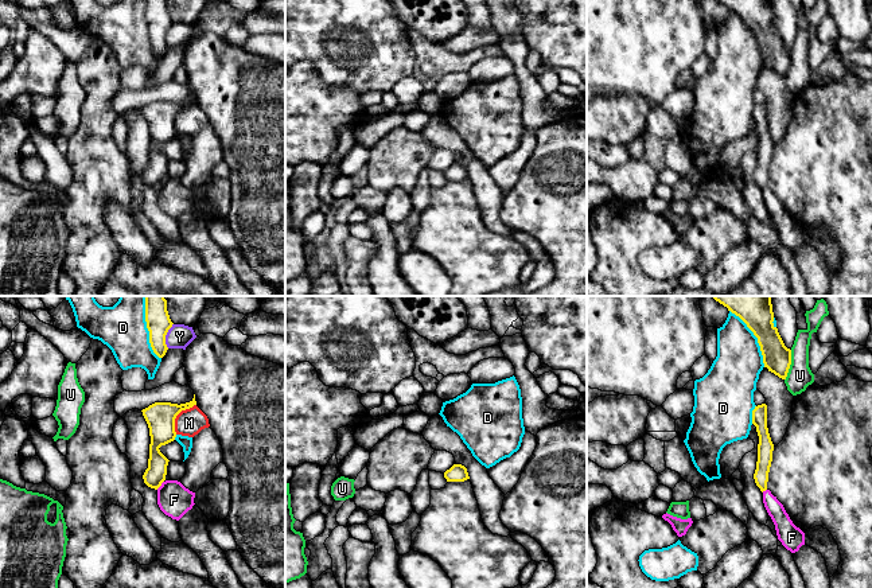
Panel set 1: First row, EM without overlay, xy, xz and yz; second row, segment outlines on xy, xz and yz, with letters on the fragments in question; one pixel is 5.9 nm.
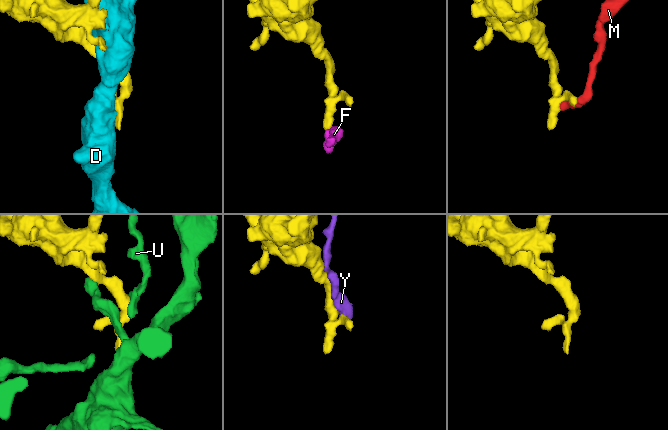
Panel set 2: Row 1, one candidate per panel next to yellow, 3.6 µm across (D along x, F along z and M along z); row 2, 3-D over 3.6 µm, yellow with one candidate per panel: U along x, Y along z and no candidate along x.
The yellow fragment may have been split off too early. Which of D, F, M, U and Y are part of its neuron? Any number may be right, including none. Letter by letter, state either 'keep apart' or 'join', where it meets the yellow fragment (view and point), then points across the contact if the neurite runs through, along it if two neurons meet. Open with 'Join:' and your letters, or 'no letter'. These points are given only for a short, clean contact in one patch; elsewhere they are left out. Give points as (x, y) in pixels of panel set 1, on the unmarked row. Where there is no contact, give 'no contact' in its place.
Join: F
D: keep apart; contact yz (756, 35)
F: join; contact xy (160, 183); way xy (155, 172), (155, 178), (160, 183), (174, 198)
M: keep apart; contact xy (176, 113)
U: keep apart; contact yz (790, 62)
Y: keep apart; contact xy (166, 32)

